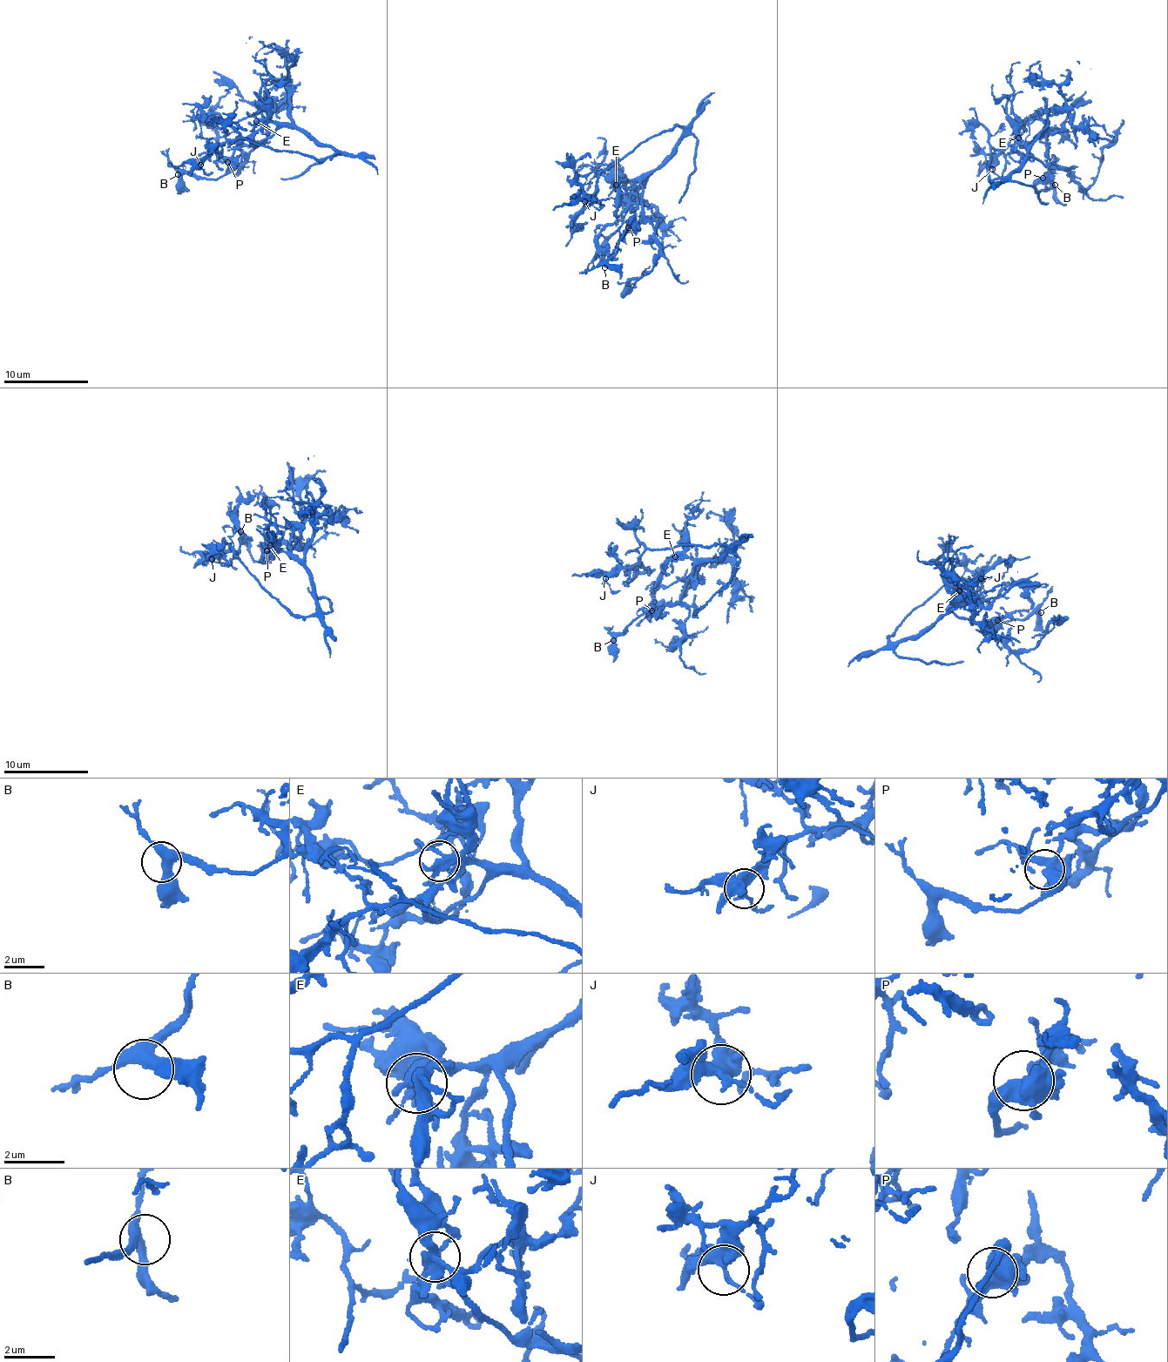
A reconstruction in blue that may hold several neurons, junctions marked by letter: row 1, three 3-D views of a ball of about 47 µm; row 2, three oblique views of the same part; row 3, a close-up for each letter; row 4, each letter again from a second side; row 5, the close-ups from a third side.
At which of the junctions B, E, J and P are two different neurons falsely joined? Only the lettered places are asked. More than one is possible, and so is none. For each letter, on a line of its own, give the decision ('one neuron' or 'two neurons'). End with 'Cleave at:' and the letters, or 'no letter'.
B: one neuron
E: one neuron
J: one neuron
P: one neuron
Cleave at: no letter

